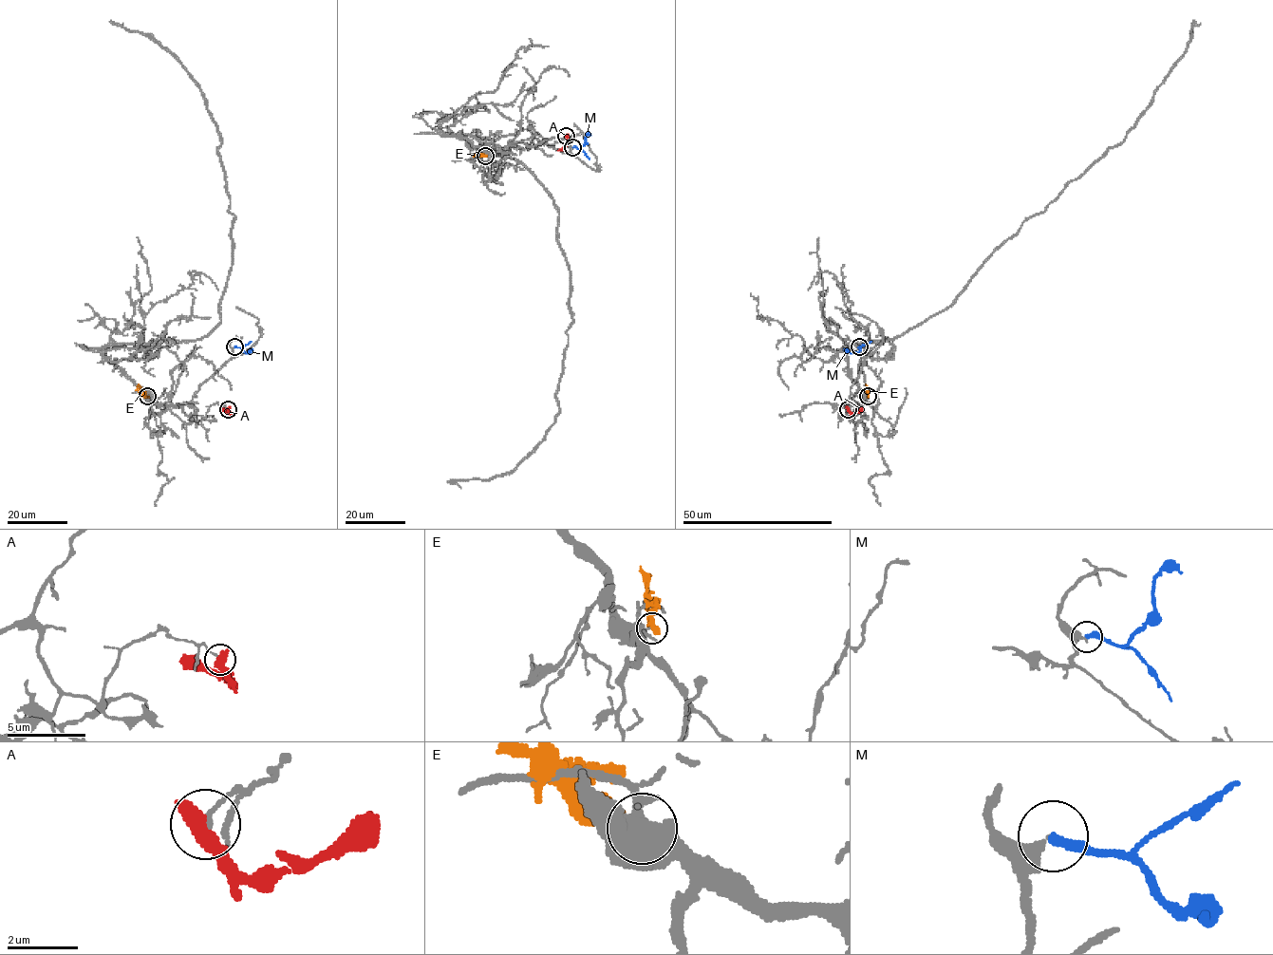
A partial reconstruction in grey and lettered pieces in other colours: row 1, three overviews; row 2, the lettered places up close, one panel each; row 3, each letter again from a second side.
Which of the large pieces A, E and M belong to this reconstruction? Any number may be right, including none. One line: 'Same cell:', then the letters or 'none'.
Same cell: none

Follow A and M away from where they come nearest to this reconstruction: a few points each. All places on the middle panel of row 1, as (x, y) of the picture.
A: (566, 137), (569, 142), (558, 151)
M: (572, 147), (580, 148), (586, 137), (591, 135)

